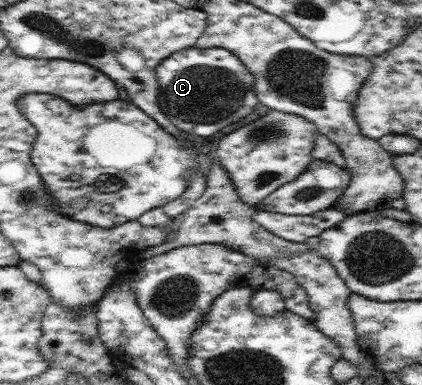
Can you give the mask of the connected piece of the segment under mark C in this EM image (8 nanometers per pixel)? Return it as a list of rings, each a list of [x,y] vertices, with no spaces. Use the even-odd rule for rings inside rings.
[[[184,48],[164,58],[155,70],[161,110],[187,134],[220,134],[221,128],[249,116],[259,104],[254,90],[254,74],[238,56],[225,48]]]

